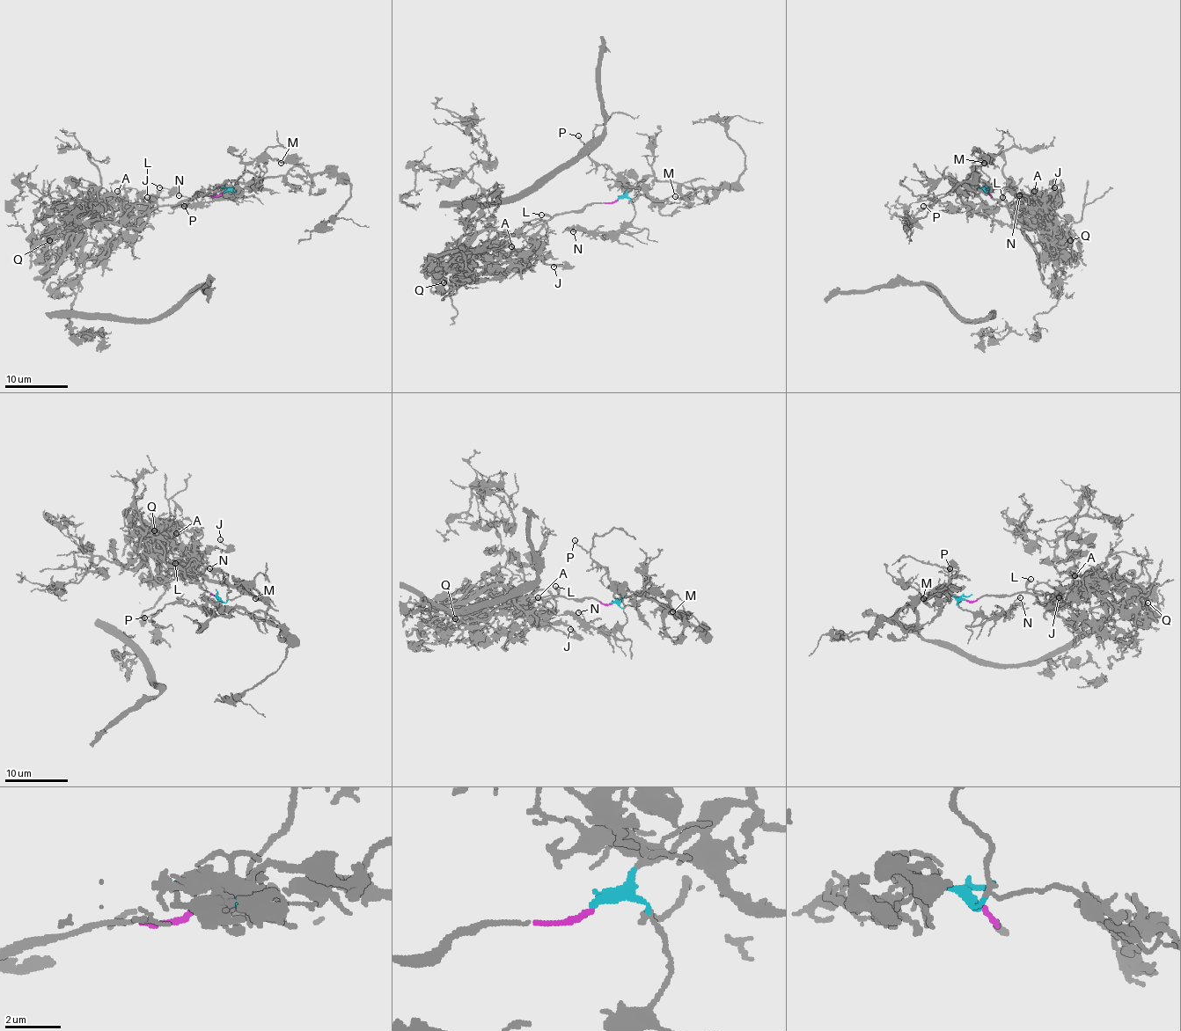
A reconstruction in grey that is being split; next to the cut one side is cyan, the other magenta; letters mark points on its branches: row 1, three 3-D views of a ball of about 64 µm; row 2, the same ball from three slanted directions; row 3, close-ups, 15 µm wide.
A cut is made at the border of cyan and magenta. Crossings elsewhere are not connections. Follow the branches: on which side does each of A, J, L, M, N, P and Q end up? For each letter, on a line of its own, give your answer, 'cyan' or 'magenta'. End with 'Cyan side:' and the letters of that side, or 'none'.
A: magenta
J: magenta
L: magenta
M: cyan
N: cyan
P: cyan
Q: magenta
Cyan side: M, N, P

